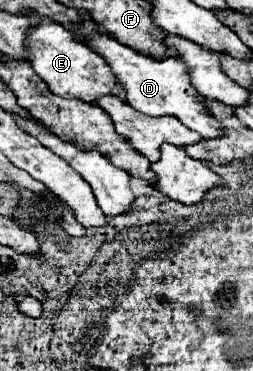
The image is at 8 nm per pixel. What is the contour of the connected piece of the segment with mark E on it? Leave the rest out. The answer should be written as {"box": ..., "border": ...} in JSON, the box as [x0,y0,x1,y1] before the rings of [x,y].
{"box":[27,17,127,103],"border":[[[41,17],[39,25],[29,27],[27,51],[35,73],[49,85],[51,93],[57,93],[59,97],[65,99],[77,97],[85,103],[97,103],[97,99],[103,95],[113,95],[123,101],[127,99],[123,85],[115,81],[115,75],[111,73],[111,67],[103,61],[103,57],[99,57],[87,45],[75,41],[71,31],[63,29],[61,25],[53,23],[47,17]]]}

